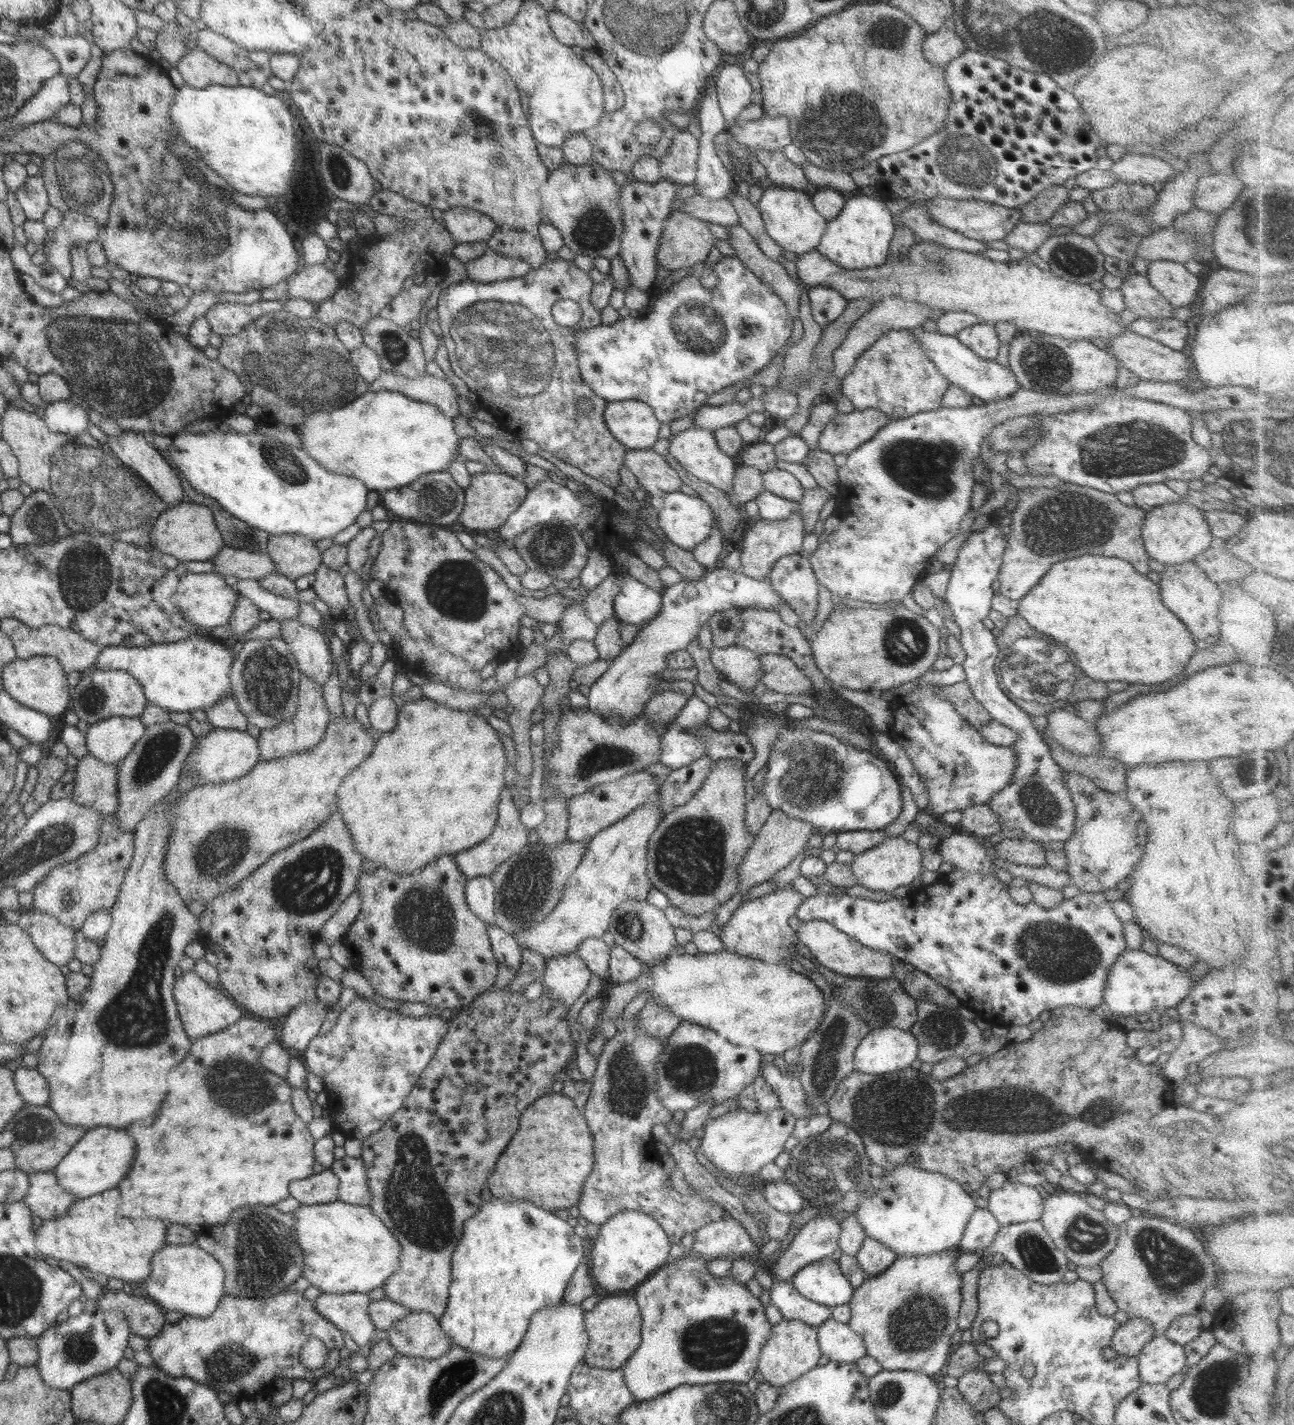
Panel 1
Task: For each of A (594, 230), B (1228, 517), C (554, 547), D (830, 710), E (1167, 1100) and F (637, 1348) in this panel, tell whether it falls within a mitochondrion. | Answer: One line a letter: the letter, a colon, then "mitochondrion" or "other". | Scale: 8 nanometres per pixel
A: mitochondrion
B: other
C: mitochondrion
D: mitochondrion
E: other
F: other

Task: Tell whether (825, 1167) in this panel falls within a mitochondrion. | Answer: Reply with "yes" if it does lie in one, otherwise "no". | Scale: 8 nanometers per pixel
yes

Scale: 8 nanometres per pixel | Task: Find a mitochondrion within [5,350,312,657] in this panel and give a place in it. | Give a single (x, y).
(103, 497)

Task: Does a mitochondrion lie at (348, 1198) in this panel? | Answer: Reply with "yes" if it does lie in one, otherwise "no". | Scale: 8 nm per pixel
no

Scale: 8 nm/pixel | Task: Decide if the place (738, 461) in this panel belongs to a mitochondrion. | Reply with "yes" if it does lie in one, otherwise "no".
no

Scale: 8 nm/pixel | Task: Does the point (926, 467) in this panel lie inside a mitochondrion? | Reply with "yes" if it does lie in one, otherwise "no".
yes

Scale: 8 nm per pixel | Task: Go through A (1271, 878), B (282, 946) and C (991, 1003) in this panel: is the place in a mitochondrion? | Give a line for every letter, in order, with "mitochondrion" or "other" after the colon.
A: other
B: other
C: other

